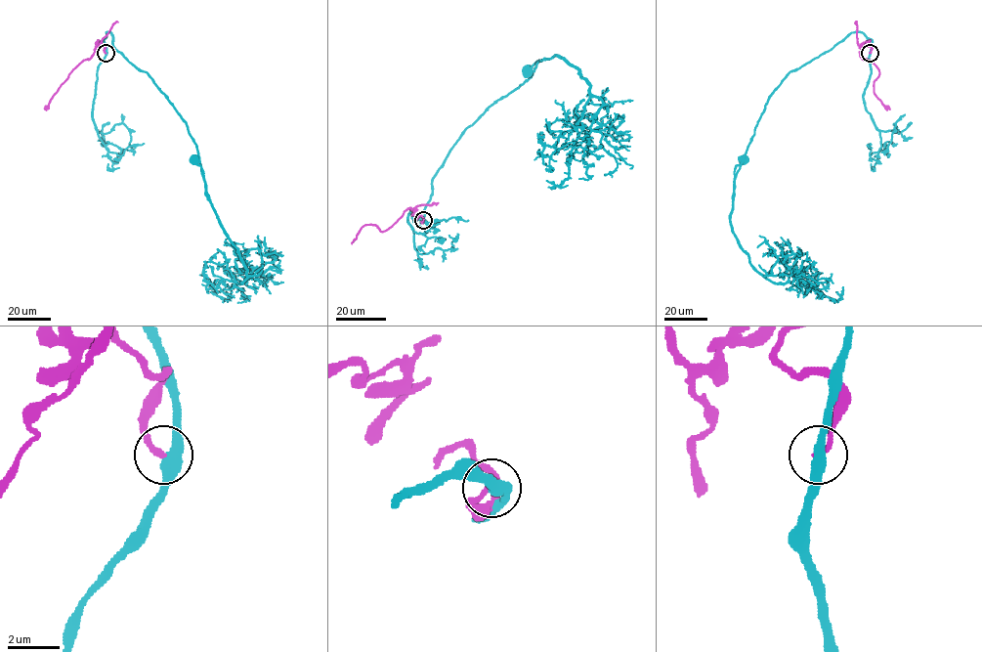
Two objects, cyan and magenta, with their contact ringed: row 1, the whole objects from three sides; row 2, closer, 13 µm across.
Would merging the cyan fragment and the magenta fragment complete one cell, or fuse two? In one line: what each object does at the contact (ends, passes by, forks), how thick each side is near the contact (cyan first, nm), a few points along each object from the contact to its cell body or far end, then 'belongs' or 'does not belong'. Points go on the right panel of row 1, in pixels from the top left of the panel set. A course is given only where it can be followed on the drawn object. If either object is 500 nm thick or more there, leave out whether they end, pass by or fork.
cyan passes by | magenta ends | 440/240 nm | cyan via (870, 53), (871, 40), (863, 32), (852, 32), (790, 71), (769, 97), (735, 175), (736, 167), (745, 159) | magenta via (870, 53), (868, 40), (862, 44), (859, 56), (870, 60), (879, 69), (874, 82), (874, 93), (889, 109) | does not belong

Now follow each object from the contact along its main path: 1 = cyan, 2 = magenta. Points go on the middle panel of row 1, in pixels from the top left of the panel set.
1: (423, 220), (432, 178), (459, 136), (494, 102), (526, 80), (538, 61), (528, 73)
2: (423, 220), (420, 216), (415, 220), (414, 210), (408, 207), (385, 231), (364, 225), (352, 243)

